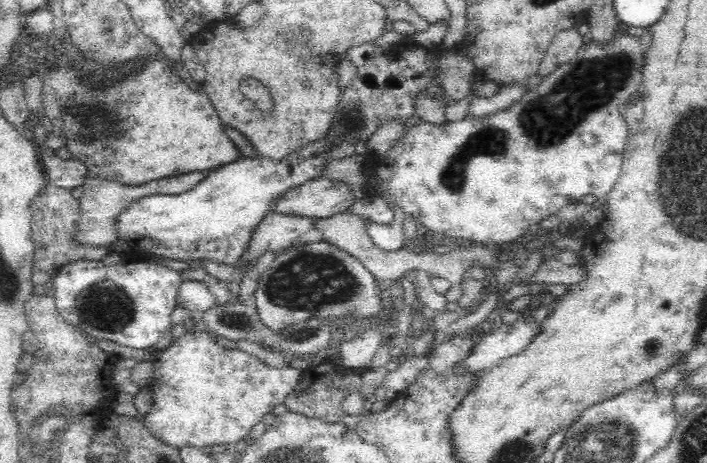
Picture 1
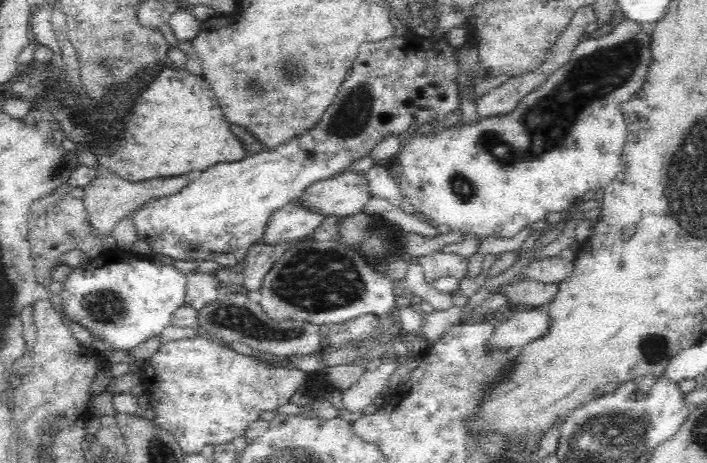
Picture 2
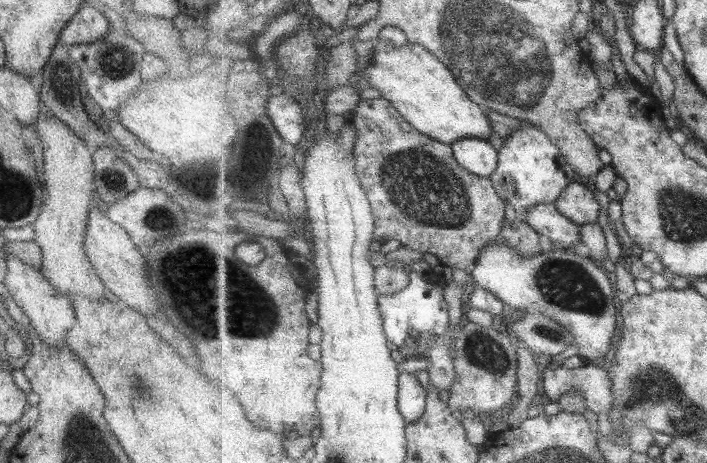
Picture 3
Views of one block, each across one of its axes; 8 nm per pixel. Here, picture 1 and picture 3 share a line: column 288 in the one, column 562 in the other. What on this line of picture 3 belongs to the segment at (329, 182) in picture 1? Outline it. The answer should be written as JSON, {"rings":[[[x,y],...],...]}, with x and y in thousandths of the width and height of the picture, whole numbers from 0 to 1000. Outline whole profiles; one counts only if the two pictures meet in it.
{"rings":[[[822,387],[803,397],[803,406],[792,419],[785,438],[789,451],[816,486],[844,482],[856,451],[853,428],[833,410]]]}

